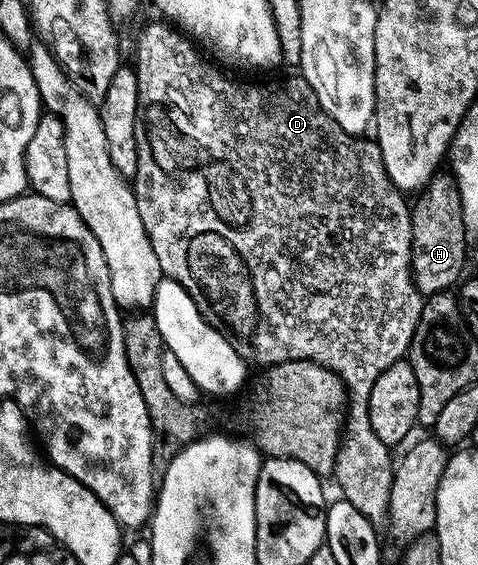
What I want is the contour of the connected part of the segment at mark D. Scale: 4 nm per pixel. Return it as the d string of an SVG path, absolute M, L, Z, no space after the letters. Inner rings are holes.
M152 24L144 33L140 36L140 41L136 44L136 64L134 63L134 71L137 78L137 106L139 108L138 124L142 129L142 143L137 150L137 172L134 179L131 181L132 191L136 194L136 205L138 206L138 218L142 218L142 226L146 228L146 234L150 238L150 246L154 248L154 258L158 258L158 266L161 273L169 280L177 280L177 282L185 288L190 294L190 298L198 306L200 315L203 316L204 321L209 324L210 327L216 328L226 336L226 328L222 324L222 320L218 322L218 318L214 318L212 314L216 314L214 310L208 310L208 306L202 302L206 298L202 298L202 292L194 292L194 288L198 288L198 284L202 282L192 266L190 266L190 258L186 258L186 254L190 252L200 252L200 246L198 250L194 250L192 242L198 238L198 236L204 236L204 234L212 234L220 240L224 240L226 244L230 246L236 246L238 248L238 236L236 238L230 238L230 230L232 230L232 210L234 208L228 208L228 218L222 216L218 212L218 208L214 206L214 200L212 200L212 180L210 180L210 174L208 172L210 168L224 168L224 176L232 176L236 178L240 184L242 184L242 190L244 190L244 196L242 202L244 202L244 214L240 220L248 220L248 216L254 214L254 210L262 210L262 214L258 212L258 216L262 216L264 220L264 202L268 202L266 206L266 212L276 220L280 222L280 230L284 232L284 236L276 236L276 232L272 234L270 232L270 240L276 242L278 238L278 248L276 248L276 258L274 262L268 262L270 264L270 274L264 276L266 280L266 294L268 294L268 300L270 300L270 310L272 310L272 322L270 322L270 330L268 330L268 338L266 338L266 328L262 324L262 330L260 330L260 336L256 338L256 346L258 346L258 358L262 358L262 366L271 366L274 364L280 364L284 360L313 360L318 362L322 366L326 366L326 370L330 370L334 374L338 374L338 378L342 378L344 383L344 390L348 393L348 403L346 405L346 415L344 418L344 430L340 438L340 449L336 455L336 471L334 473L334 481L340 487L339 495L343 499L350 502L350 506L359 508L361 510L369 510L368 508L380 508L380 510L387 509L390 502L390 486L392 485L392 470L394 467L394 456L391 456L389 445L382 442L382 438L378 438L378 434L374 434L374 426L370 426L370 390L374 390L374 382L378 382L378 374L382 374L382 370L386 370L396 360L405 359L407 350L412 344L414 338L414 330L418 326L420 321L420 315L424 309L425 297L420 291L416 289L416 283L412 280L412 209L409 201L405 198L405 195L399 188L394 186L394 182L386 174L384 169L384 163L382 162L382 154L380 148L376 144L375 139L368 138L368 140L362 140L359 135L353 135L351 132L344 132L342 126L338 126L338 122L334 122L334 118L330 118L330 114L326 114L322 110L322 106L318 102L318 94L314 94L314 90L304 81L303 75L295 74L289 80L284 80L281 84L239 84L236 80L231 80L224 72L219 72L218 69L212 68L206 64L203 64L204 60L200 57L201 49L197 47L195 43L183 31L177 30L175 27L164 24ZM152 108L160 108L164 118L168 120L168 124L182 136L186 138L188 142L182 142L180 146L188 148L188 150L180 150L182 158L178 162L174 162L172 166L168 166L168 158L172 158L178 148L178 144L174 148L164 148L166 144L154 144L156 148L152 148L152 130L150 130L150 116L148 112ZM162 148L164 148L164 164L160 160L160 156L156 158L154 150L158 154L162 154Z

